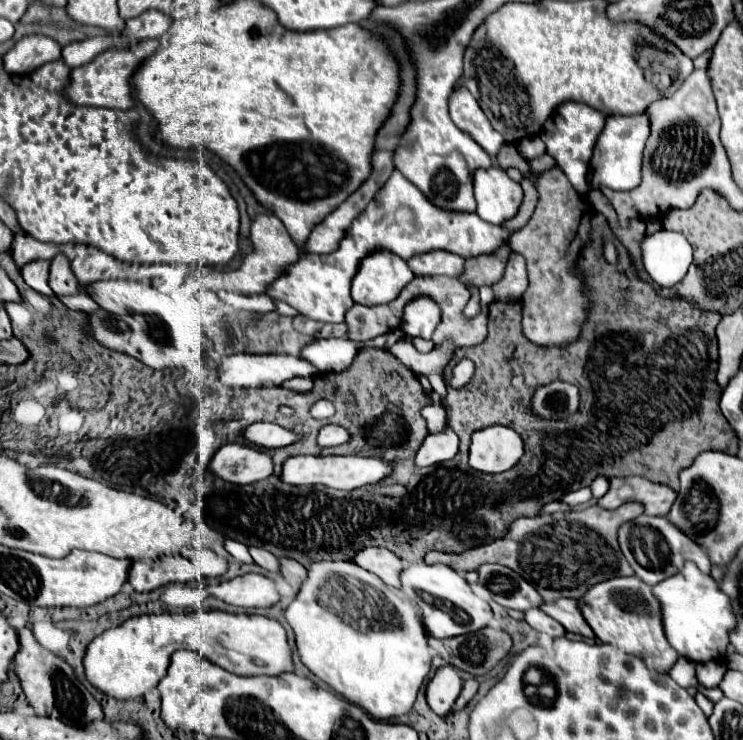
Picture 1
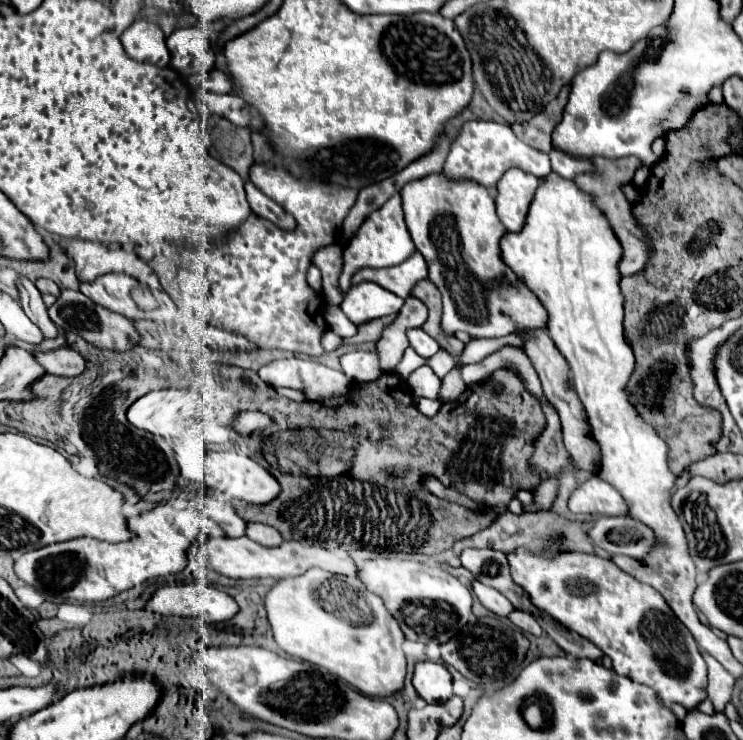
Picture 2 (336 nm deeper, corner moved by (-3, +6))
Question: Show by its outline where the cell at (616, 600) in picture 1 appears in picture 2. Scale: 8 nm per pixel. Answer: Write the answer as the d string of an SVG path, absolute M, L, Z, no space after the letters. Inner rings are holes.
M516 548L514 552L508 552L506 558L514 584L528 592L530 602L538 606L542 614L552 616L564 628L574 630L582 638L596 644L612 660L614 672L618 672L620 676L630 676L630 680L654 688L656 696L662 698L662 702L682 704L688 712L696 710L696 706L708 698L706 662L698 650L698 644L652 586L638 582L634 576L622 572L612 560L586 552L560 552L558 556L546 556L544 552L538 554L530 552L528 548Z

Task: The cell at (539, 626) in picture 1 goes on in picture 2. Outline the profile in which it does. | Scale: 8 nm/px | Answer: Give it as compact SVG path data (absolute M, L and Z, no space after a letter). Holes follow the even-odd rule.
M514 610L510 612L510 618L508 618L514 626L518 626L522 632L530 632L534 636L542 636L542 628L540 624L536 622L536 618L528 612L522 612L522 610Z

